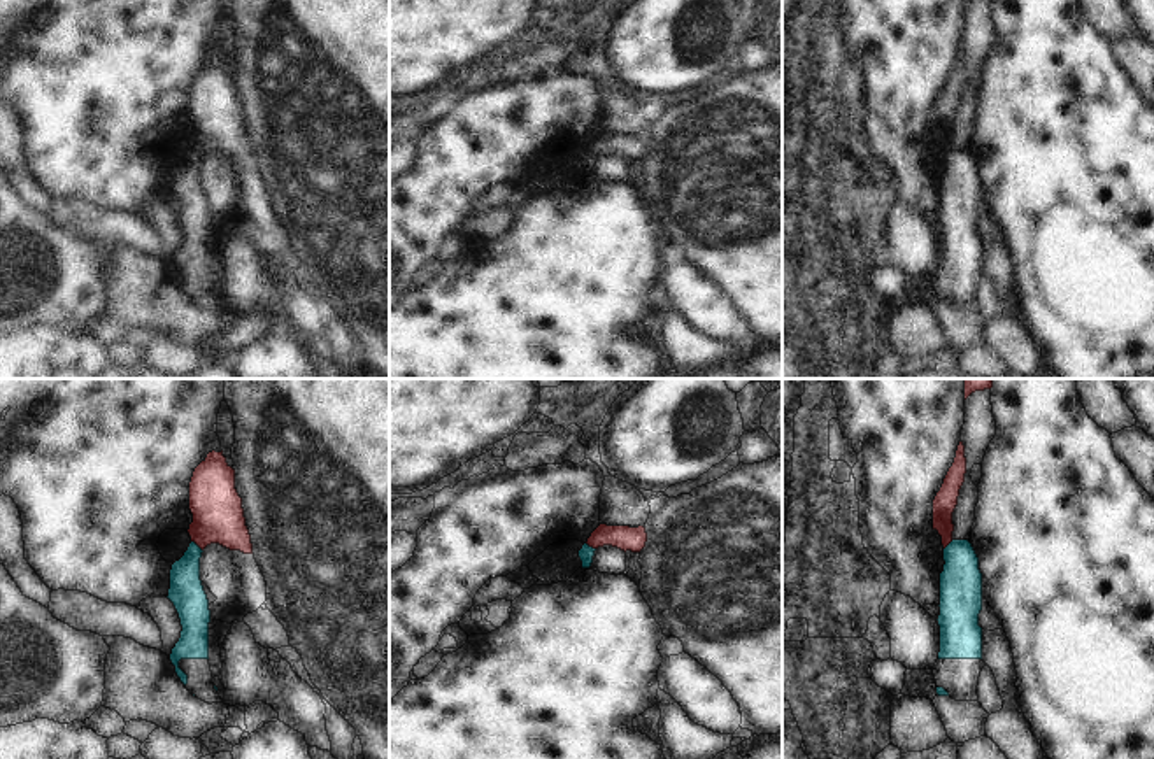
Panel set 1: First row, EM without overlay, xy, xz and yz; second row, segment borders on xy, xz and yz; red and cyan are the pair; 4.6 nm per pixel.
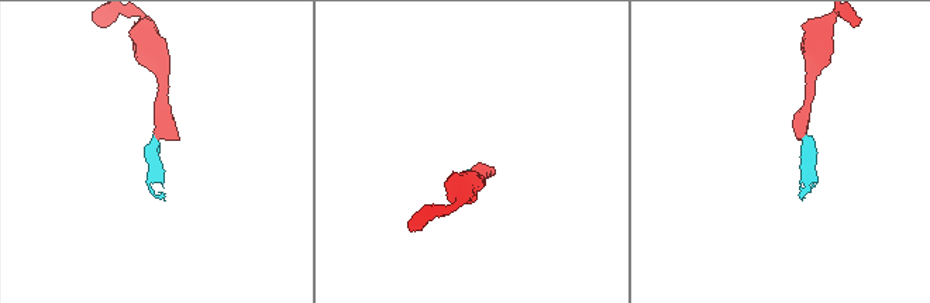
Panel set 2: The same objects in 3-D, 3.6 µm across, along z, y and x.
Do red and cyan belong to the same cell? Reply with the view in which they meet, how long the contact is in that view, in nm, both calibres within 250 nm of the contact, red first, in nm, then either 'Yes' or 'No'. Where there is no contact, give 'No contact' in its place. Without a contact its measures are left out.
Touches red in xy. Shared border 80 nm. Thickness 240 nm (red) against 160 nm. No.

